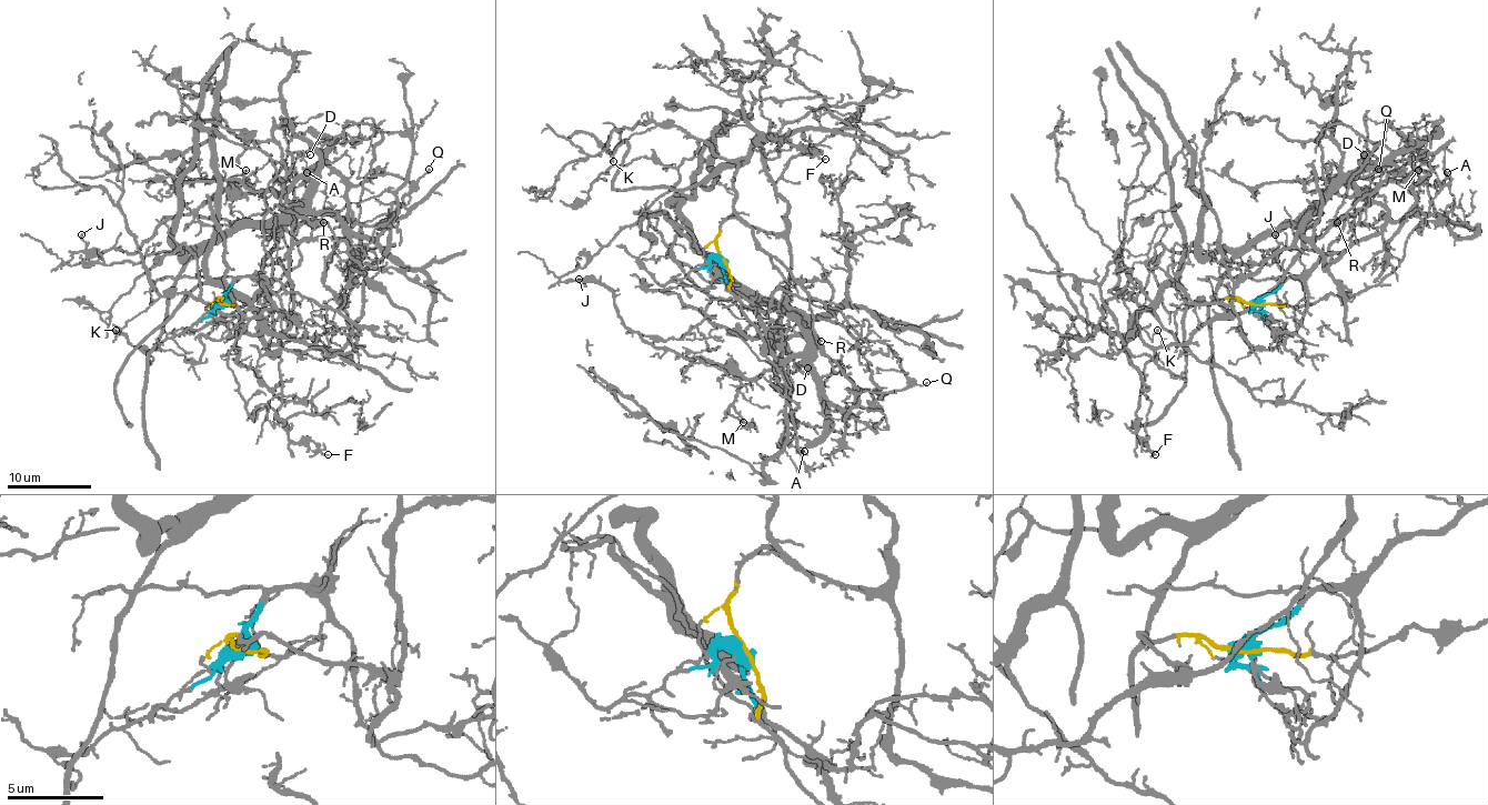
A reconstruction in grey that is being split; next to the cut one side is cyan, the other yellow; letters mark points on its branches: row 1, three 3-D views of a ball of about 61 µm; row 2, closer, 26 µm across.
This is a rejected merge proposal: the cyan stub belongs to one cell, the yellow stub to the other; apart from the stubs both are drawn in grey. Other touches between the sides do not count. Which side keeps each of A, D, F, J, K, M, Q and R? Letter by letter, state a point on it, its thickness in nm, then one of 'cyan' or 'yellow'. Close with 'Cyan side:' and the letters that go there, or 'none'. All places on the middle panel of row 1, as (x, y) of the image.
A: at (804, 451); 120 nm thick; cyan
D: at (807, 368); 80 nm thick; cyan
F: at (825, 159); 130 nm thick; yellow
J: at (579, 279); 110 nm thick; cyan
K: at (613, 161); 130 nm thick; yellow
M: at (743, 422); 130 nm thick; cyan
Q: at (926, 382); 100 nm thick; yellow
R: at (821, 341); 110 nm thick; yellow
Cyan side: A, D, J, M

